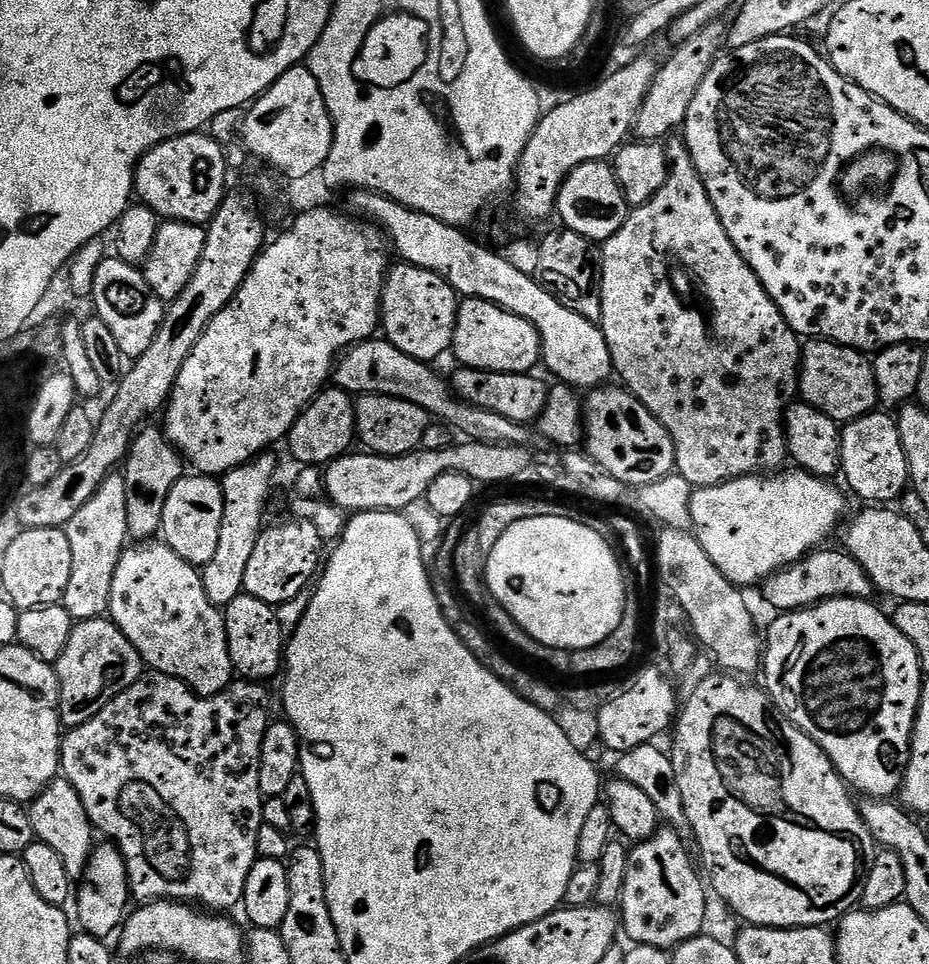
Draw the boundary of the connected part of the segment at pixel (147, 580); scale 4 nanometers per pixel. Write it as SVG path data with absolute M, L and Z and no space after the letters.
M144 542L125 548L118 562L118 570L114 570L114 587L110 589L108 611L111 621L133 643L143 663L152 672L178 678L199 696L217 696L232 683L234 669L226 642L223 611L206 594L201 569L180 558L167 544Z

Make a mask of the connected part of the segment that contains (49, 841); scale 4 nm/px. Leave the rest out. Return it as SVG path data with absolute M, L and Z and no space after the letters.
M63 778L51 780L42 794L31 801L30 815L36 840L51 846L62 857L62 863L73 878L83 877L88 860L92 857L94 829L86 814L86 806L82 806L82 798L78 798L78 790L74 790L74 786L70 786L70 782Z

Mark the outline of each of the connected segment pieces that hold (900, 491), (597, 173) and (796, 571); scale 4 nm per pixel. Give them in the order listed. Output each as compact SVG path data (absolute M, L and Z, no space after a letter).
M873 410L860 416L856 420L847 421L843 425L840 441L842 442L842 450L840 452L840 467L842 476L848 479L848 484L852 487L851 495L853 497L861 496L862 499L868 500L864 502L875 502L877 505L884 506L893 500L899 501L904 493L909 491L910 481L908 478L908 459L906 458L906 450L902 446L902 438L900 431L896 425L897 417L889 414L884 410Z
M595 160L578 166L560 187L560 193L556 199L555 215L565 229L570 232L582 234L593 242L609 240L628 221L630 205L620 189L620 183L616 177L616 169L611 163Z
M824 546L819 550L813 550L798 562L778 570L774 575L769 576L762 585L764 600L773 608L773 613L783 614L785 612L796 612L800 608L813 608L815 604L820 604L823 600L841 600L850 597L851 600L872 600L874 585L866 570L849 554L846 550L835 552L832 546Z

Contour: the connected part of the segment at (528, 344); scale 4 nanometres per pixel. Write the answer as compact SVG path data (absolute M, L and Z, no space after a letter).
M471 298L460 300L450 352L460 359L463 367L477 368L483 372L531 373L535 369L532 367L539 365L542 360L540 335L533 324L489 300Z

